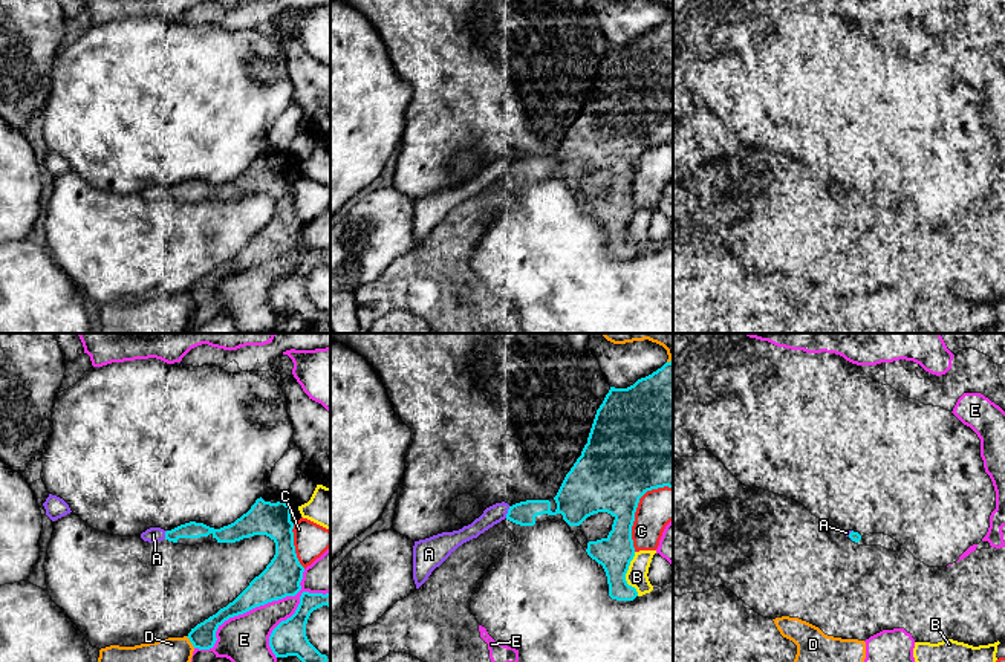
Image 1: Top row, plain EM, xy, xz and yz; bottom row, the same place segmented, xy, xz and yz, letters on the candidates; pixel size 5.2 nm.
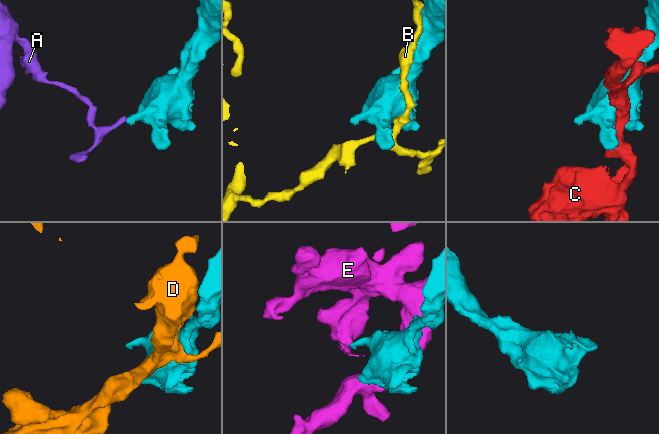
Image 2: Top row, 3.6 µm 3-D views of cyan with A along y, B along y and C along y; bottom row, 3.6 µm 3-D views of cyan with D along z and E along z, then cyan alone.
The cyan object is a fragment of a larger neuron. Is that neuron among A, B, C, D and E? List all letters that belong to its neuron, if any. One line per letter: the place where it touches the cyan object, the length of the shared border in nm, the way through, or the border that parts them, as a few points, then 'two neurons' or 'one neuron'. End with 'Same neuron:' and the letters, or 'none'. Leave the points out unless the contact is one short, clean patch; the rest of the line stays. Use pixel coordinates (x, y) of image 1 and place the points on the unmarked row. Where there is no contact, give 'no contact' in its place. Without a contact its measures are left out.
A: xz (508, 170) | 70 nm | one neuron
B: xz (624, 233) | 240 nm | two neurons
C: xz (635, 167) | 400 nm | two neurons
D: xy (190, 298) | 80 nm | two neurons
E: xy (256, 263) | 750 nm | two neurons
Same neuron: A

